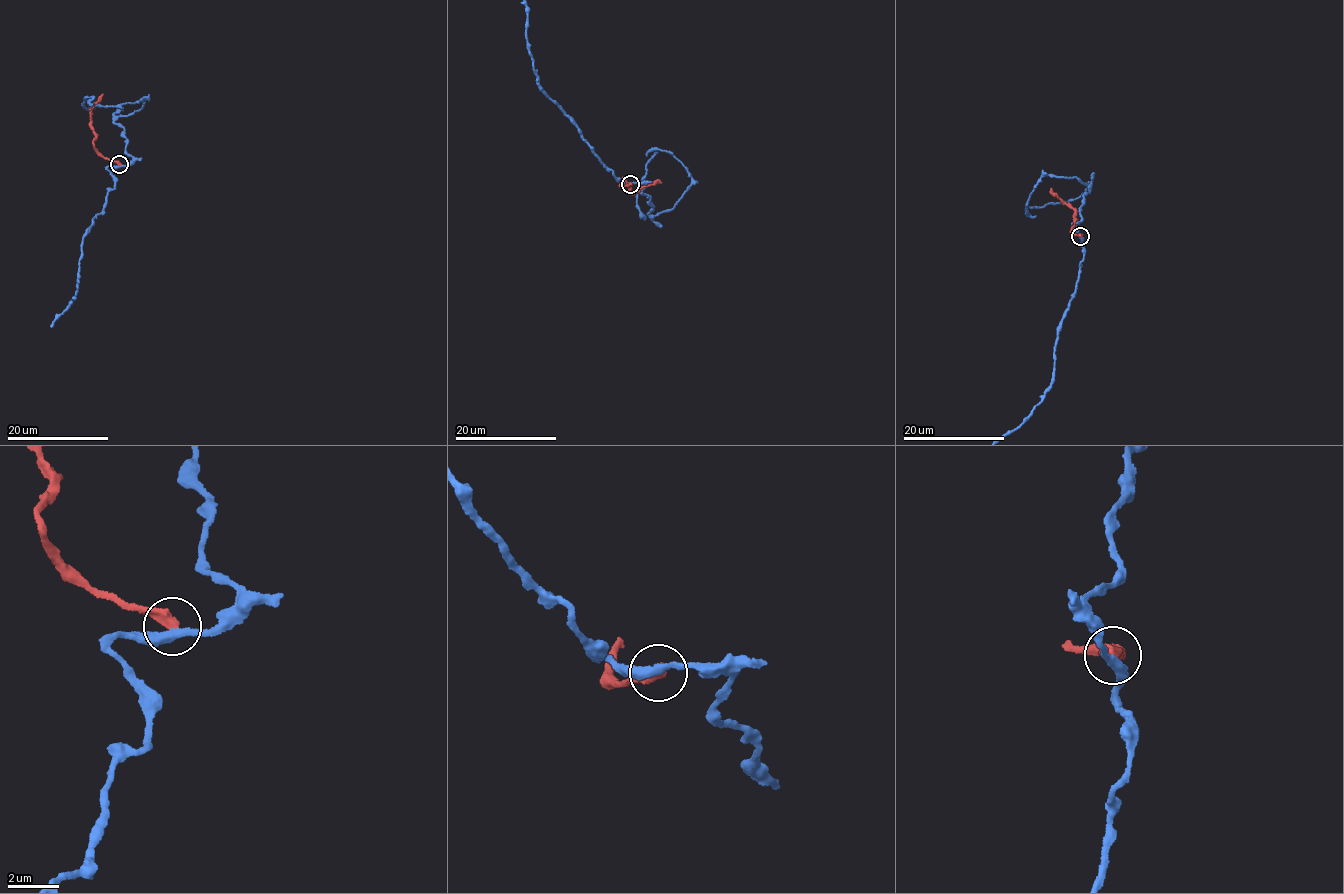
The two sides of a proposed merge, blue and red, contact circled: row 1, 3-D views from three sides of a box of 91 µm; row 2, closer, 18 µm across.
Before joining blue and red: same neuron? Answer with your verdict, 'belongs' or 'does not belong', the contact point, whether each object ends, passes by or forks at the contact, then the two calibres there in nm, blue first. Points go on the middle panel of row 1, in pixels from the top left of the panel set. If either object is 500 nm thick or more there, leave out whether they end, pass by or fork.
does not belong; at (630, 184); blue passes by; red ends there; 360 nm thick on the blue side, 440 nm on the other

